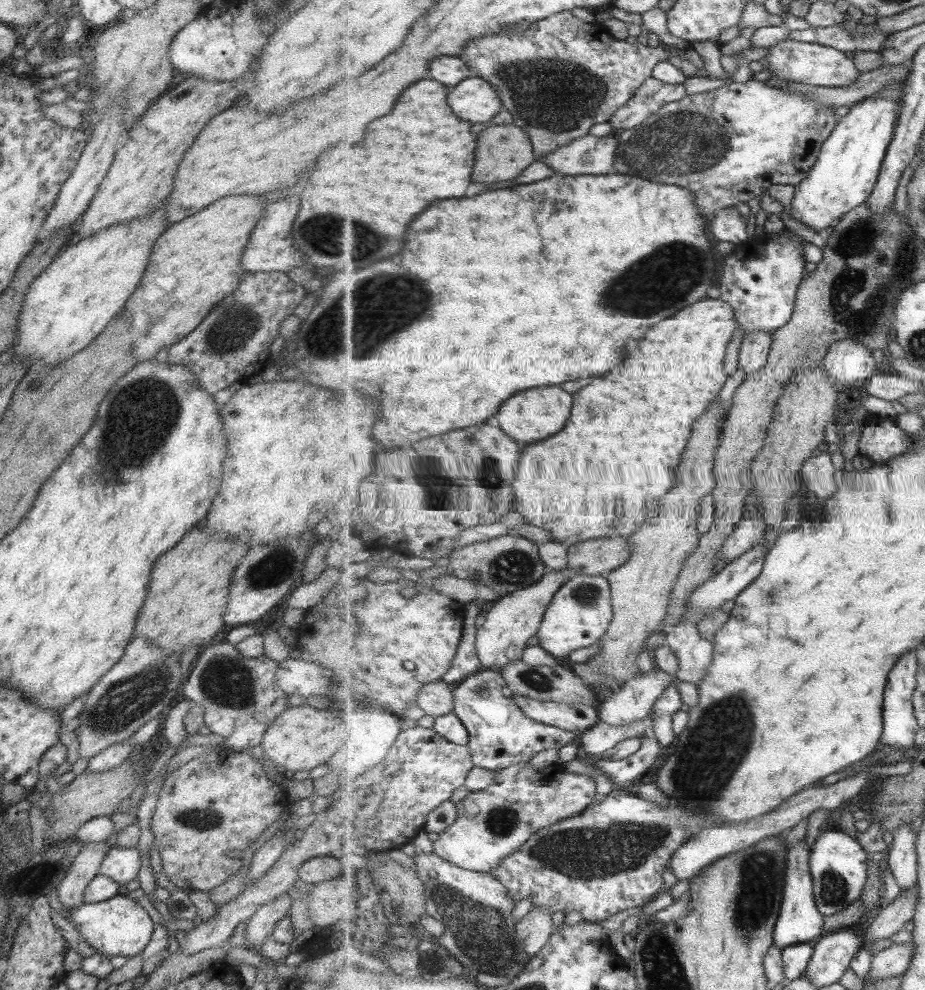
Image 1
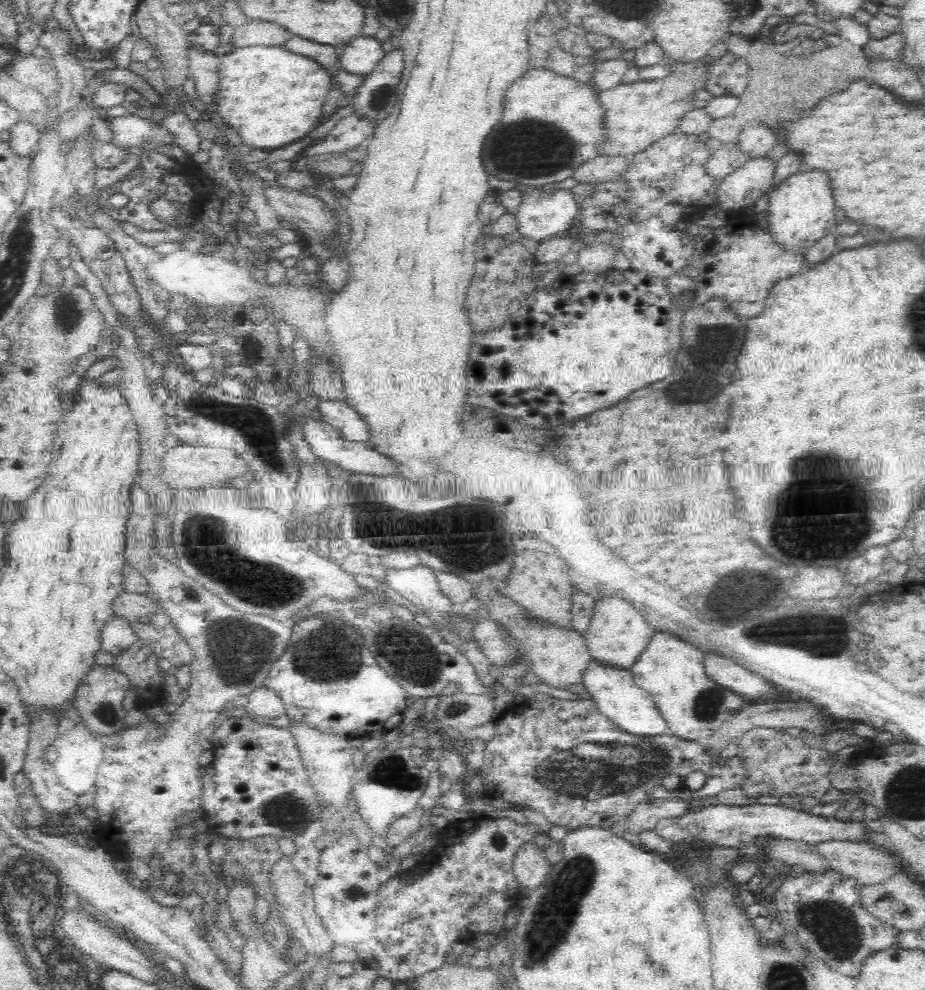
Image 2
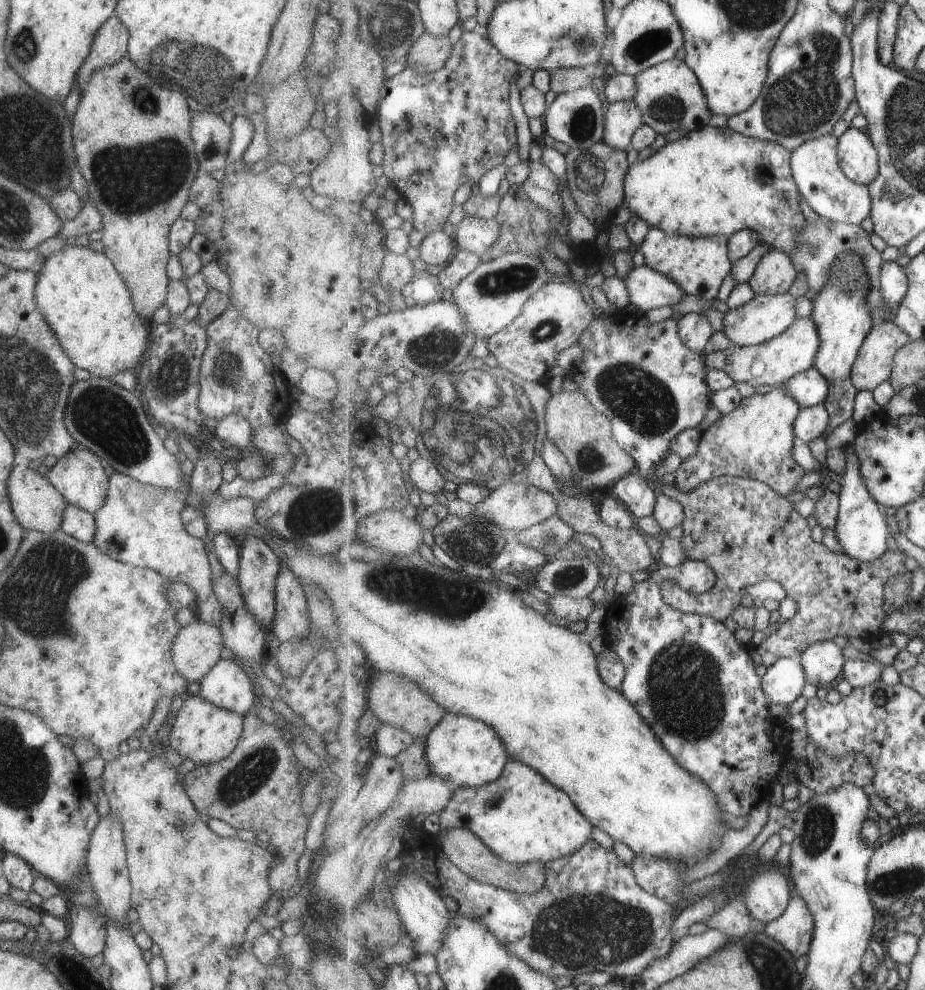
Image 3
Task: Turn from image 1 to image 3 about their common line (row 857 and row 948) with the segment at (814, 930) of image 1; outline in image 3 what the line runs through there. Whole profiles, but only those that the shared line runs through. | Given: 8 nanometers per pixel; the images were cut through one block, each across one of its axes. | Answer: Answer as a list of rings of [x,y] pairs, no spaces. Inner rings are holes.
[[[799,897],[792,899],[781,917],[767,924],[766,932],[798,958],[810,952],[815,926],[815,915],[811,907]]]

